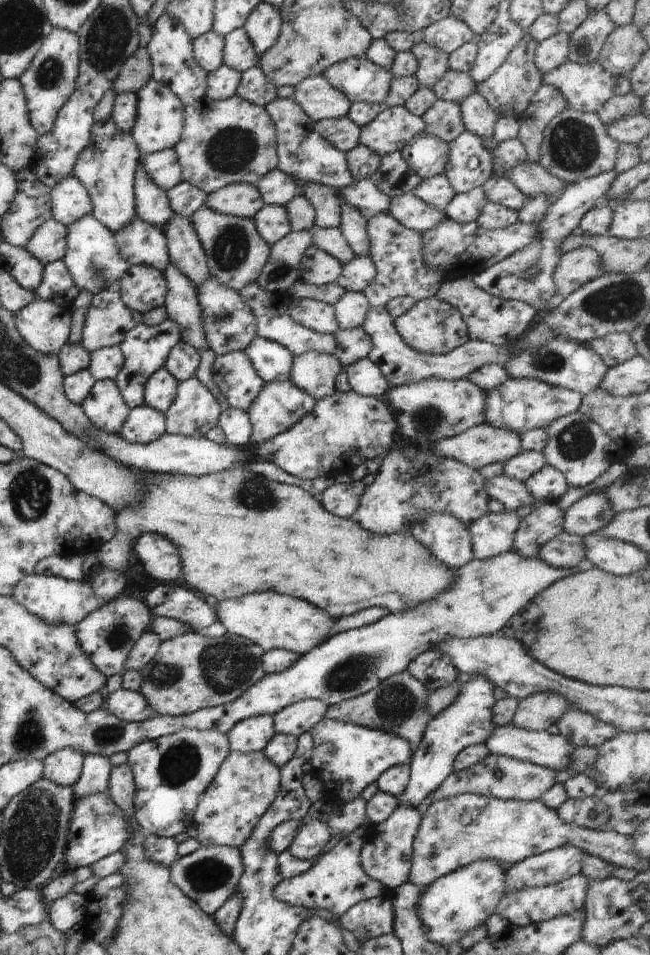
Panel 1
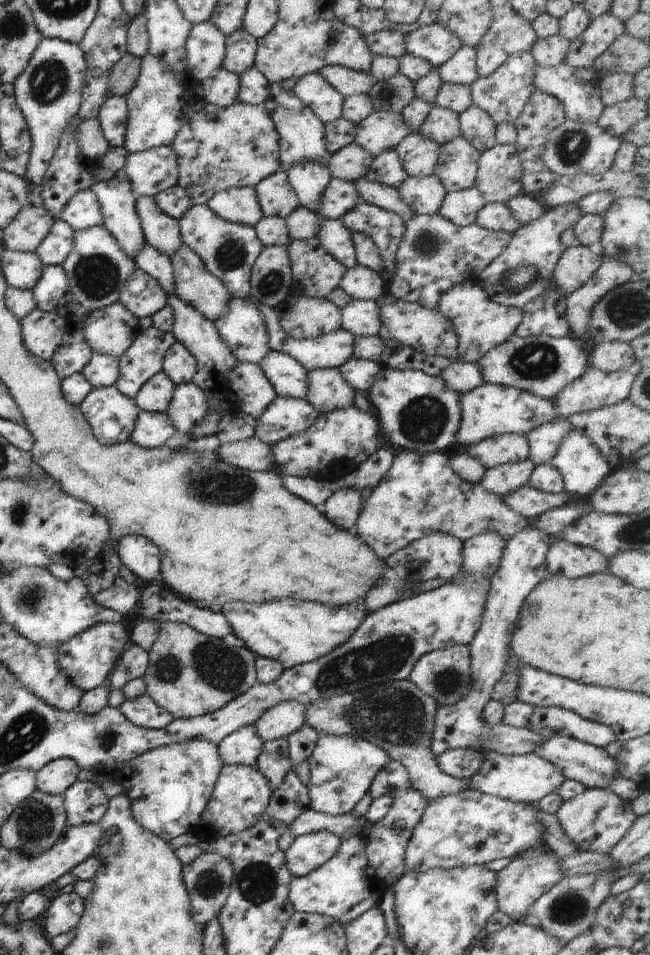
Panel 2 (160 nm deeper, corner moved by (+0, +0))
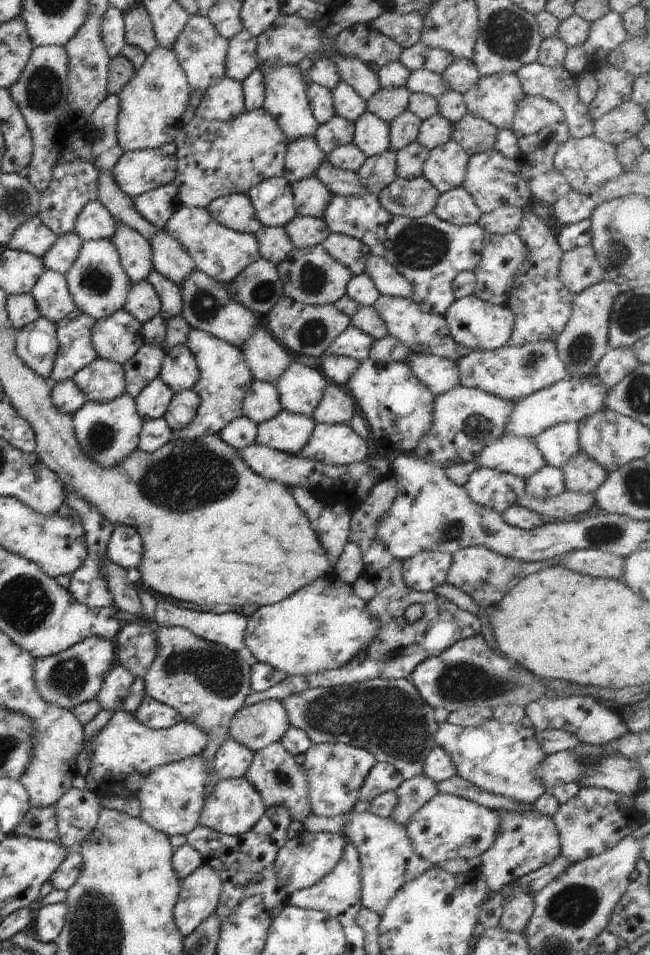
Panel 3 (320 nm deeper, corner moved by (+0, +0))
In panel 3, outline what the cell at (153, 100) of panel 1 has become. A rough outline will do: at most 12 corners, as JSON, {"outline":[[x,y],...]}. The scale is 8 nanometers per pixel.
{"outline":[[172,48],[118,95],[123,151],[174,143],[191,87]]}

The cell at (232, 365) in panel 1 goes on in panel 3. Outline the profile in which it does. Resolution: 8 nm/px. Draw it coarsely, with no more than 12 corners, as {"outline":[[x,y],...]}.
{"outline":[[255,379],[242,414],[258,425],[282,410],[274,383]]}

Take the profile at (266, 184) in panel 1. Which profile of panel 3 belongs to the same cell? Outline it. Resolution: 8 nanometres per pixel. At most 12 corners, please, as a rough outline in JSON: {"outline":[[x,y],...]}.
{"outline":[[283,177],[246,192],[266,227],[296,216],[294,192]]}

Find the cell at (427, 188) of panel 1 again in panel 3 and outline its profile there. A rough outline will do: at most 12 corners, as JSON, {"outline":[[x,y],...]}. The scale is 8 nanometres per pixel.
{"outline":[[421,176],[396,179],[378,198],[393,216],[422,217],[441,193]]}

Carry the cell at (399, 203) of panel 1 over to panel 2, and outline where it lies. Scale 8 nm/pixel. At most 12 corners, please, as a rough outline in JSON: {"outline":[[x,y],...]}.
{"outline":[[355,180],[359,199],[399,214],[416,215],[395,187]]}

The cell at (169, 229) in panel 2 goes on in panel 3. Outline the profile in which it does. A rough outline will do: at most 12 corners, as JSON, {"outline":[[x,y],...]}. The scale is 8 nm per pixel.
{"outline":[[164,228],[149,244],[154,269],[180,287],[195,270]]}

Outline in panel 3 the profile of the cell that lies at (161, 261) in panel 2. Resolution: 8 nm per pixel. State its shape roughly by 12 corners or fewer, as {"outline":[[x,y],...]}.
{"outline":[[150,270],[146,280],[154,288],[164,320],[182,313],[176,282]]}

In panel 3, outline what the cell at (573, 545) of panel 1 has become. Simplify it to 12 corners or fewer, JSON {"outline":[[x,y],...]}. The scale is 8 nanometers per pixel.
{"outline":[[597,549],[558,558],[556,566],[621,581],[624,559]]}

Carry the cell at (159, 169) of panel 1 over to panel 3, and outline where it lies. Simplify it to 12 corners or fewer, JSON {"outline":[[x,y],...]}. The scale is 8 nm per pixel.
{"outline":[[173,143],[124,151],[114,182],[134,198],[177,176]]}

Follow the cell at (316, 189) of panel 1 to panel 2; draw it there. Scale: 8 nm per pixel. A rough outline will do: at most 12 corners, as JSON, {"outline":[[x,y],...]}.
{"outline":[[302,161],[284,172],[301,204],[317,214],[333,178],[321,162]]}

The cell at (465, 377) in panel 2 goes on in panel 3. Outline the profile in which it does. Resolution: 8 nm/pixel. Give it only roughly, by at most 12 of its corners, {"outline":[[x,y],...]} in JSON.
{"outline":[[411,353],[406,364],[435,396],[460,385],[459,364]]}

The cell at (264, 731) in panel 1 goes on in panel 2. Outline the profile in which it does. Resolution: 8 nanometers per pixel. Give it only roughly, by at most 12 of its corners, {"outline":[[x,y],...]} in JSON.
{"outline":[[244,725],[217,744],[224,765],[254,767],[263,740]]}

